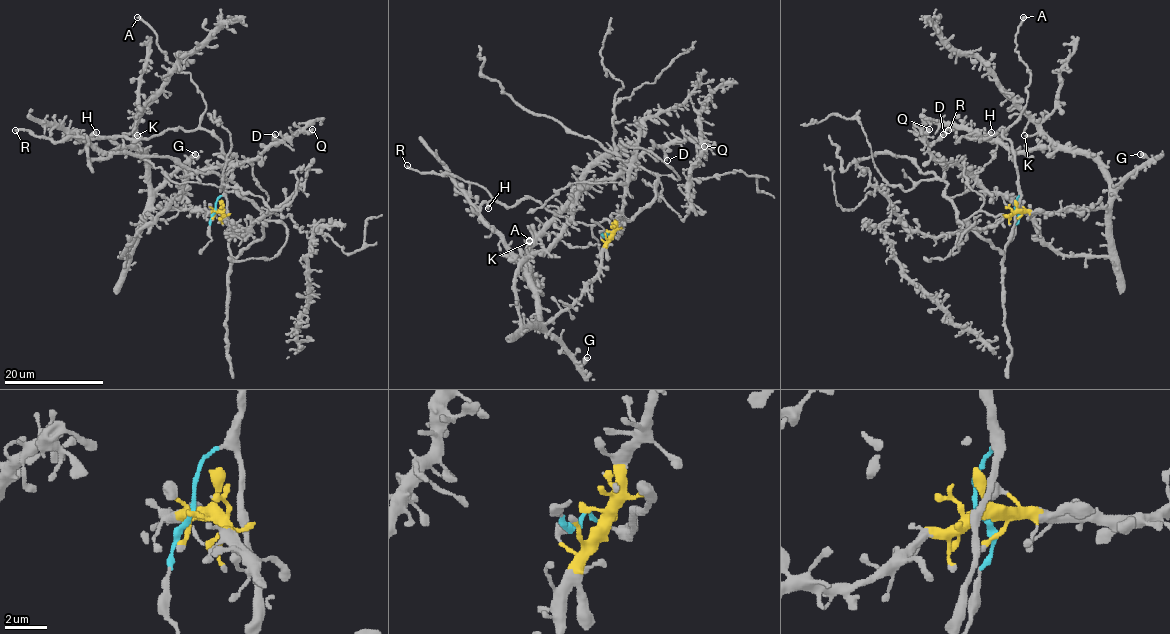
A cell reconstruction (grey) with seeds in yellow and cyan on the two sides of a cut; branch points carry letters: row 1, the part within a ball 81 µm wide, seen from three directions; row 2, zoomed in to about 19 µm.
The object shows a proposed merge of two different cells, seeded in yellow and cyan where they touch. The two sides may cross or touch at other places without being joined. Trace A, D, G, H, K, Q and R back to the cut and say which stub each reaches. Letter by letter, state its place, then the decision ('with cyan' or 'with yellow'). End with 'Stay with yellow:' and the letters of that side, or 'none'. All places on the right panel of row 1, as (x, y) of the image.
A: at (1023, 17); with cyan
D: at (943, 134); with yellow
G: at (1140, 154); with yellow
H: at (991, 132); with cyan
K: at (1024, 135); with yellow
Q: at (929, 129); with yellow
R: at (948, 130); with cyan
Stay with yellow: D, G, K, Q

